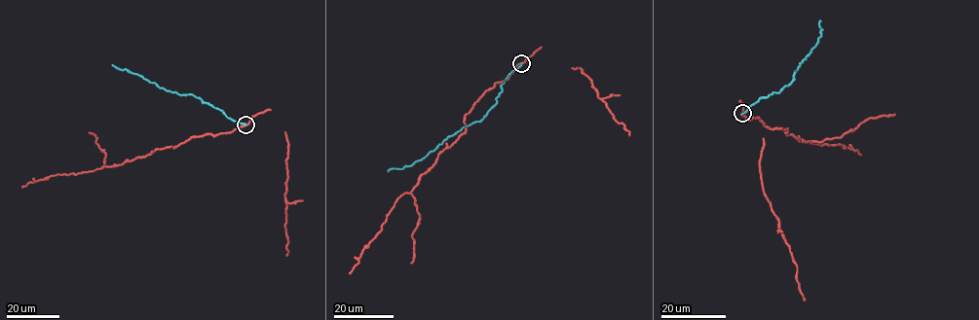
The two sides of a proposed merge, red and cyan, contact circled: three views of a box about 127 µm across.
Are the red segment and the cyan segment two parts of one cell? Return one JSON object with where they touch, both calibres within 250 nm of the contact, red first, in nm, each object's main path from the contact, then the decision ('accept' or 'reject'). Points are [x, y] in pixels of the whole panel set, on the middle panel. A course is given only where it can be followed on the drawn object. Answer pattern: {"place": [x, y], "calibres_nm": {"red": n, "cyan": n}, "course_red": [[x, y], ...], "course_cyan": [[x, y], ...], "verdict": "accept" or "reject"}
{"place": [521, 63], "calibres_nm": {"red": 240, "cyan": 240}, "course_red": [[521, 63], [476, 100], [467, 113], [465, 130], [440, 152], [410, 192], [399, 195], [350, 273]], "course_cyan": [[521, 63], [502, 85], [497, 103], [479, 121], [462, 127], [410, 165], [388, 171]], "verdict": "reject"}

